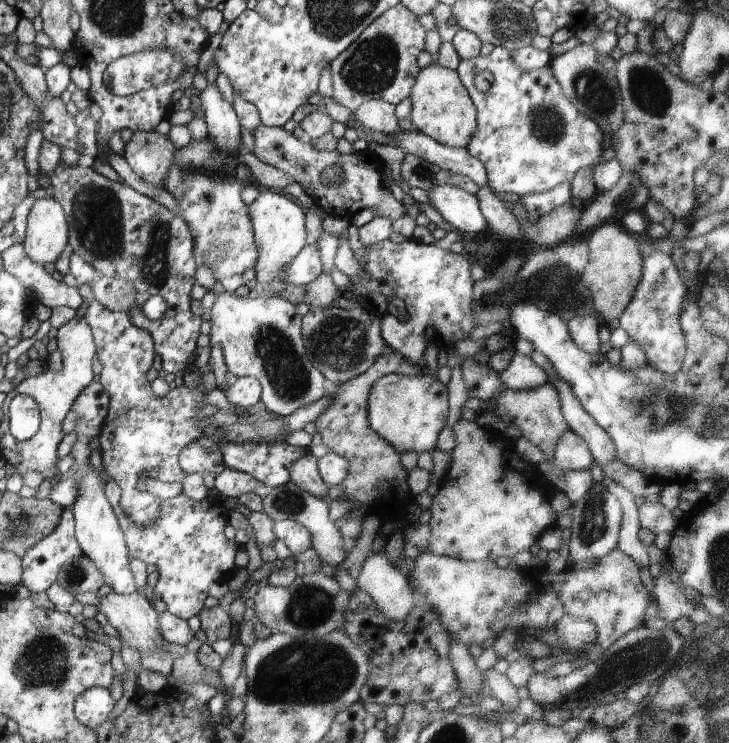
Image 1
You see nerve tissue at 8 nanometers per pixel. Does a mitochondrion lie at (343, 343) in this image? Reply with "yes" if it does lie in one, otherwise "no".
yes

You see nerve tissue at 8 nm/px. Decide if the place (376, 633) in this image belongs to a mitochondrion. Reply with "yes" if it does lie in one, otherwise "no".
no

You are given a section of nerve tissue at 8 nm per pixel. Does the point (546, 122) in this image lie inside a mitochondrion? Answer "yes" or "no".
yes

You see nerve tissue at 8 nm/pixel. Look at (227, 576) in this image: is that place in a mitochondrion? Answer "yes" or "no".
no

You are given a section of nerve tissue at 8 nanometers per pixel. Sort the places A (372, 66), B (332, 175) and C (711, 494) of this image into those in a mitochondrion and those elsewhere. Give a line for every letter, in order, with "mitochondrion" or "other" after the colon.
A: mitochondrion
B: mitochondrion
C: other

